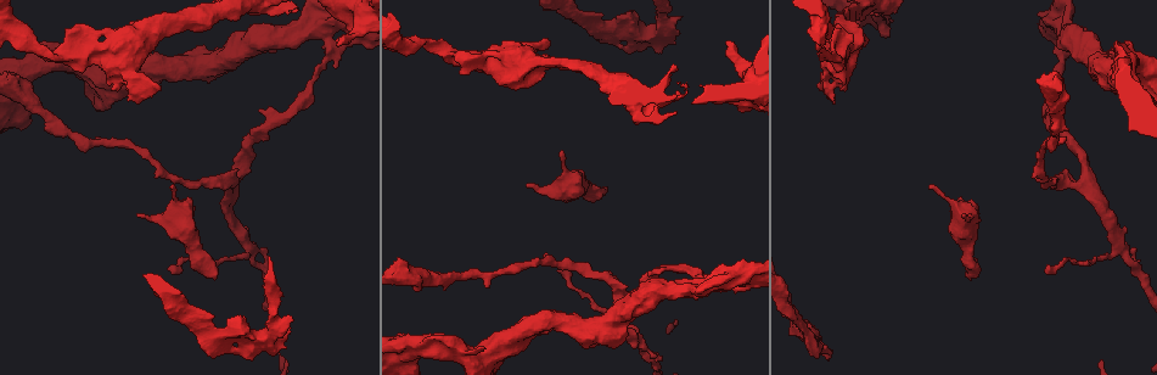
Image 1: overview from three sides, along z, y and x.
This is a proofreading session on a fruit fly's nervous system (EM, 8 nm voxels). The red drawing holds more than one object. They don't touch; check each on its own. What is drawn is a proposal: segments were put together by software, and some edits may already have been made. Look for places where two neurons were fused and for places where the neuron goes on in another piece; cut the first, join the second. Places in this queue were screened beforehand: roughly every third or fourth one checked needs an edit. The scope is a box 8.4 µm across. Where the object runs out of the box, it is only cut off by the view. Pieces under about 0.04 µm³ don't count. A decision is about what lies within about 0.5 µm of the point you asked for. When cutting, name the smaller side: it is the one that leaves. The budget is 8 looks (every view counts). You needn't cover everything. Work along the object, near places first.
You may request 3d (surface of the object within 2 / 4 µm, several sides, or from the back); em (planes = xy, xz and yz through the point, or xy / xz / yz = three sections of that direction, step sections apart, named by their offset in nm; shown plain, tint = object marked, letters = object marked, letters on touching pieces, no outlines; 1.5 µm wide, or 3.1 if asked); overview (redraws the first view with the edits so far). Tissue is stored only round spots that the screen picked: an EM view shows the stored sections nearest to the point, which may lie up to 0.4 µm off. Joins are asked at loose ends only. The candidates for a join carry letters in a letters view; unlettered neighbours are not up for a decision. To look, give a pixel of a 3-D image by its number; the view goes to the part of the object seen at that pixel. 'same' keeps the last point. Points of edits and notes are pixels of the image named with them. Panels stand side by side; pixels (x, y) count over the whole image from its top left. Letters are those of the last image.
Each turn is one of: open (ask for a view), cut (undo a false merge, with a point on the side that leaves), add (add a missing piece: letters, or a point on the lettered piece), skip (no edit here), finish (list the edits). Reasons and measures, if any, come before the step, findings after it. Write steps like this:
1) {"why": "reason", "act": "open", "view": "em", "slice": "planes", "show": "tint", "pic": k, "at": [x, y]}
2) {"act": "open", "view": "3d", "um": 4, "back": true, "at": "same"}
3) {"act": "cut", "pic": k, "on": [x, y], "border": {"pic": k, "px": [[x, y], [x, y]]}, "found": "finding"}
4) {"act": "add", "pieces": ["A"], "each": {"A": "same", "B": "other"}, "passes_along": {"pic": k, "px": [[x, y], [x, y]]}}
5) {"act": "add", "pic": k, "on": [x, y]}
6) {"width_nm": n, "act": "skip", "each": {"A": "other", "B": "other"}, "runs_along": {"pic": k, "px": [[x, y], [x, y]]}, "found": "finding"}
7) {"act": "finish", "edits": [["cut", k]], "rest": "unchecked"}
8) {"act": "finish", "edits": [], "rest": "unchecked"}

{"act": "open", "view": "3d", "um": 4, "pic": 1, "at": [138, 216]}

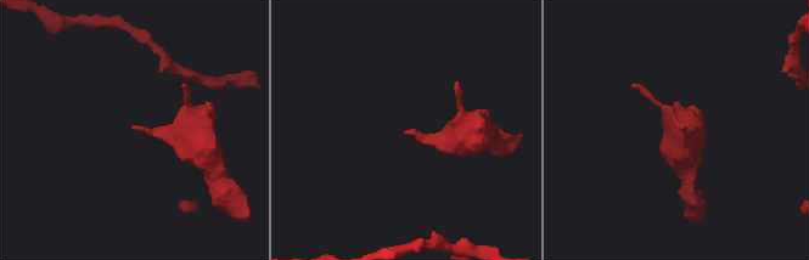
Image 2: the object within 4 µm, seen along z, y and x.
{"why": "need the tissue", "act": "open", "view": "em", "slice": "planes", "show": "letters", "pic": 2, "at": [405, 131]}

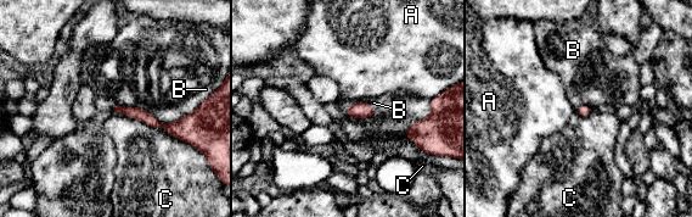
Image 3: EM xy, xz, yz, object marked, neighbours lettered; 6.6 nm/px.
{"act": "skip", "each": {"A": "other", "B": "other", "C": "other"}, "runs_along": {"pic": 3, "px": [[119, 109], [166, 127], [186, 120]]}, "found": "no lettered piece goes on from it"}

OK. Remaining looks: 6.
{"why": "branch stops here", "act": "open", "view": "em", "slice": "planes", "show": "letters", "pic": 1, "at": [605, 193]}

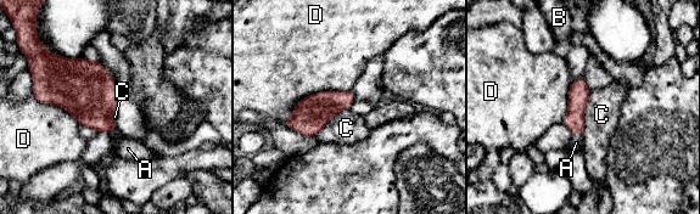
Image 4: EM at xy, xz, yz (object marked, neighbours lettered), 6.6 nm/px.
{"act": "add", "pieces": ["A"], "each": {"A": "same", "B": "other", "C": "other", "D": "other"}, "found": "it goes on there"}

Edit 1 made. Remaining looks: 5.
{"why": "free end", "act": "open", "view": "3d", "um": 2, "pic": 1, "at": [661, 52]}

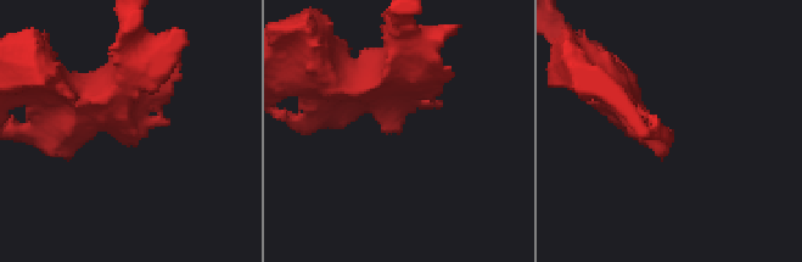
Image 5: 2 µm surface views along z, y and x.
{"act": "open", "view": "em", "slice": "planes", "show": "letters", "pic": 5, "at": [127, 138]}

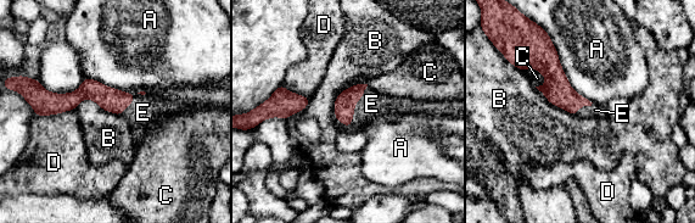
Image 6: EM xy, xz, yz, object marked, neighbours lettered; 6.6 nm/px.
{"act": "add", "pieces": ["E"], "each": {"A": "other", "B": "other", "C": "other", "D": "other", "E": "same"}, "found": "it goes on there"}

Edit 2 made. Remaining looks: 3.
{"act": "finish", "edits": [["add", 4], ["add", 6]], "rest": "unchecked"}

